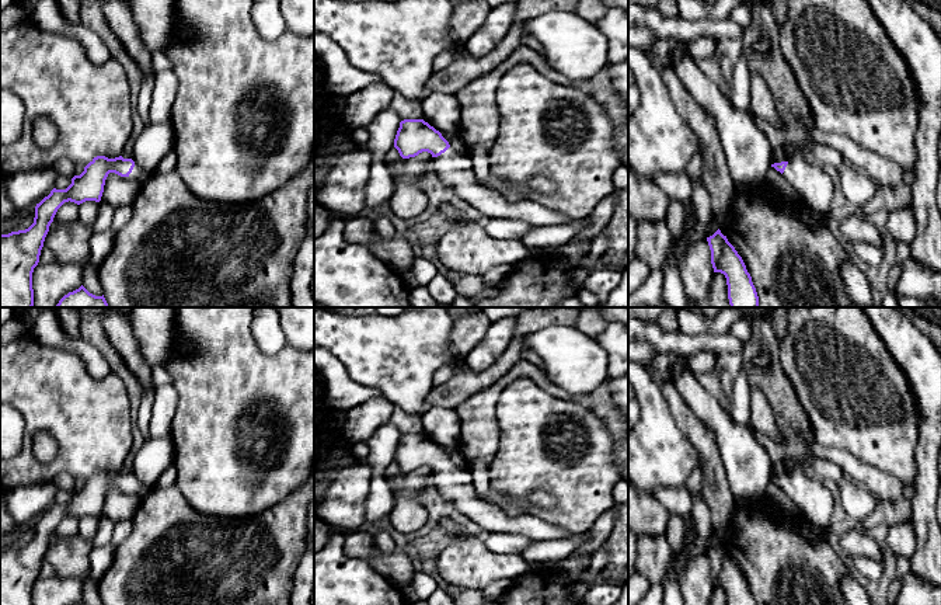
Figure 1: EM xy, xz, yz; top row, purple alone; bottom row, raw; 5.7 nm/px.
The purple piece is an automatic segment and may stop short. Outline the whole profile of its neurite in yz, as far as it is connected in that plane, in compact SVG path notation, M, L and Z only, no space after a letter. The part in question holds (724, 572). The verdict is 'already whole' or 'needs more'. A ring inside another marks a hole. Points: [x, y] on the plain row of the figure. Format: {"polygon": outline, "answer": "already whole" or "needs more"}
{"polygon": "M718 543L707 552L714 587L726 592L728 605L756 605L742 571Z", "answer": "already whole"}

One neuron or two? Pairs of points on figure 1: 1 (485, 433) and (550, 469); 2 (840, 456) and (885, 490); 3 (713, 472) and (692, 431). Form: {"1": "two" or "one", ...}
{"1": "two", "2": "one", "3": "one"}

